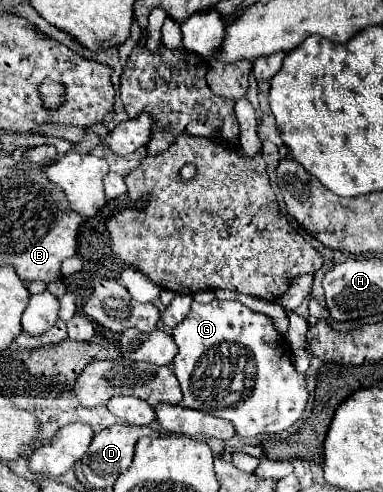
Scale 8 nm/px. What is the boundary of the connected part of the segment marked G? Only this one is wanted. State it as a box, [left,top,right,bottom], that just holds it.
[172,299,308,437]

